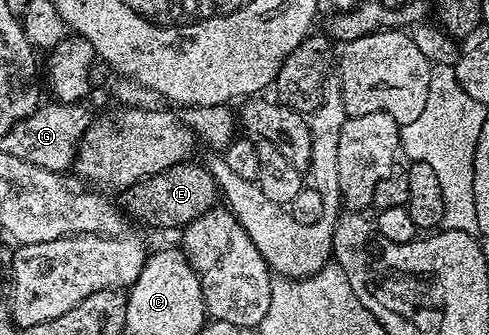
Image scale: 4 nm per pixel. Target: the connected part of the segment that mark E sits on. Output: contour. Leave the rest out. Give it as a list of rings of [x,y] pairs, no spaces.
[[[183,162],[173,164],[156,174],[137,180],[129,188],[121,189],[116,203],[127,217],[139,220],[142,224],[159,224],[162,228],[181,229],[195,220],[200,214],[215,205],[220,189],[212,174],[201,163]]]

